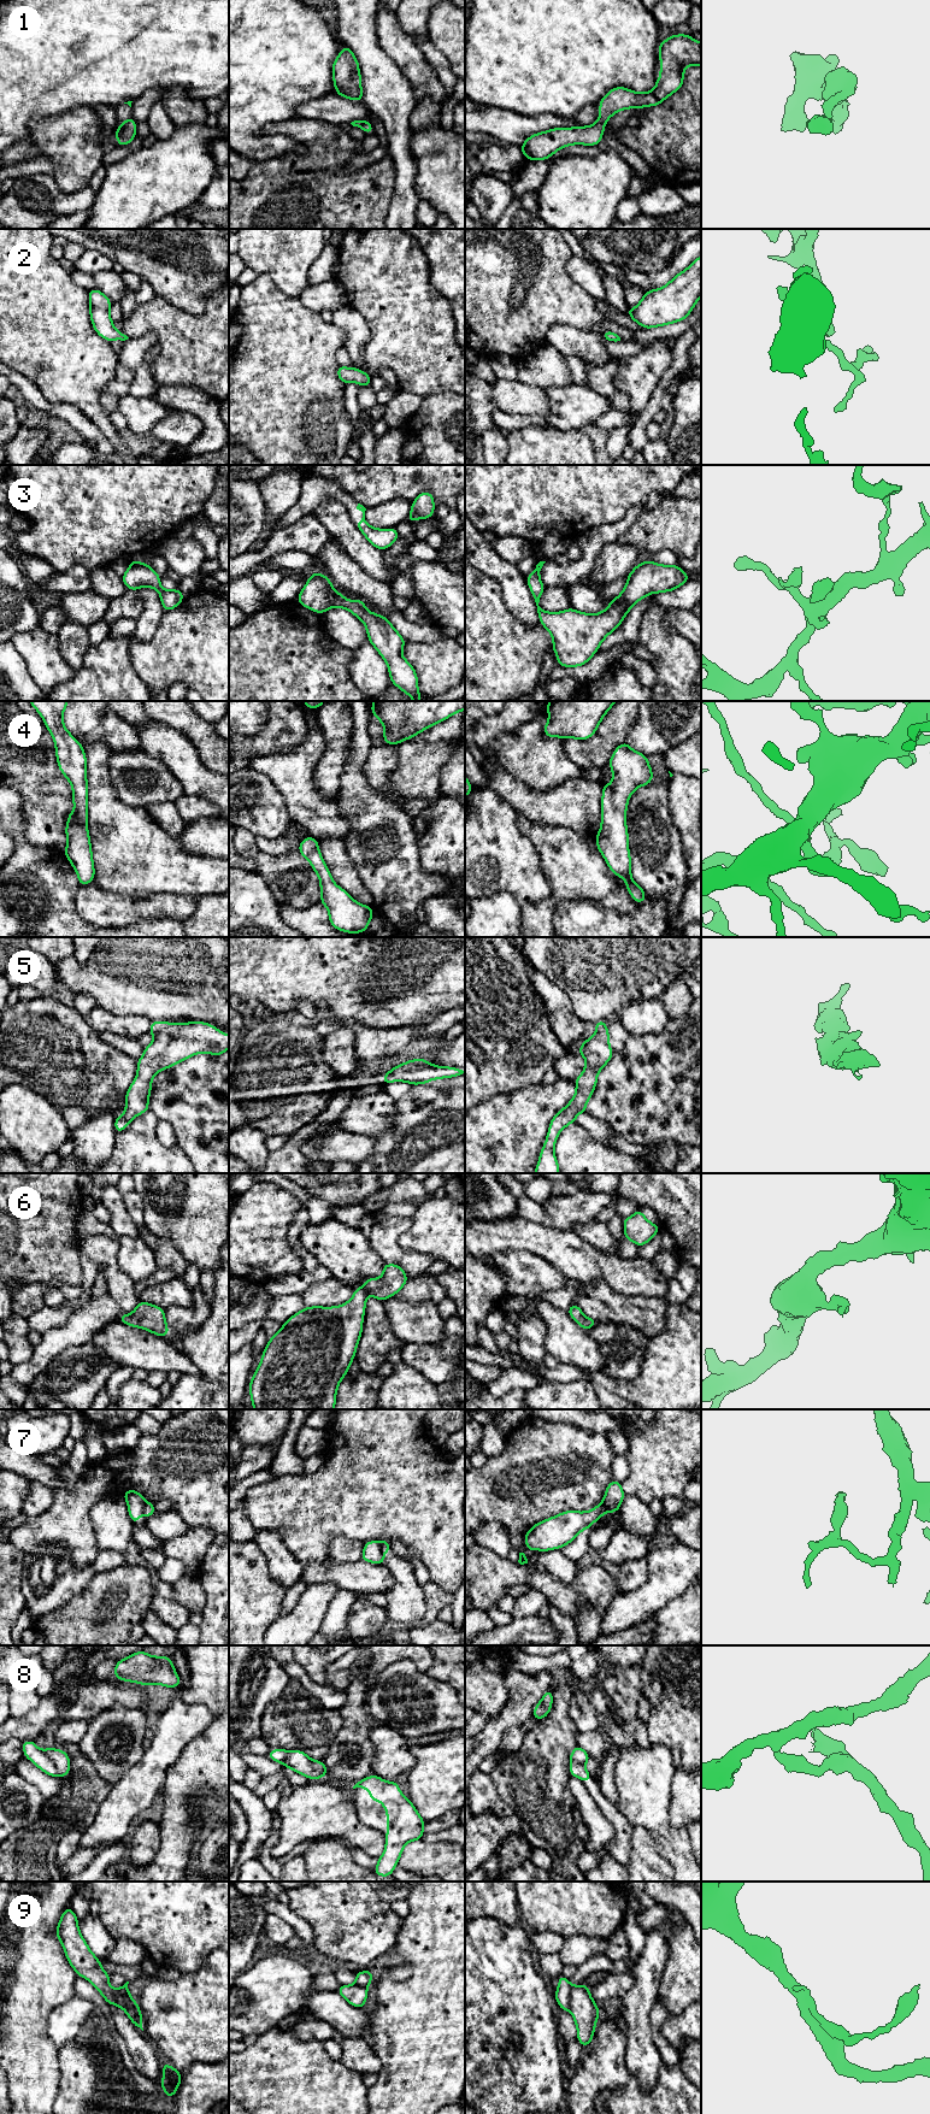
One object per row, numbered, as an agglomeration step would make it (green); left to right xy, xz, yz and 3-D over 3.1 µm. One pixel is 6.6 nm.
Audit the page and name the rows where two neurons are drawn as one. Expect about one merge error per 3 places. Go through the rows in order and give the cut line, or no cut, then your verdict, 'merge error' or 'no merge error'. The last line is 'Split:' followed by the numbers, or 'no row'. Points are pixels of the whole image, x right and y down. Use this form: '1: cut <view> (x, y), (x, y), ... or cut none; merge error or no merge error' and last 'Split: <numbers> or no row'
1: cut none; no merge error
2: cut none; no merge error
3: cut none; no merge error
4: cut none; no merge error
5: cut none; no merge error
6: cut none; no merge error
7: cut xz (378, 1543), (384, 1552); merge error
8: cut xy (37, 1749), (53, 1764), (58, 1774); merge error
9: cut yz (572, 1986), (569, 2009); merge error
Split: 7, 8, 9

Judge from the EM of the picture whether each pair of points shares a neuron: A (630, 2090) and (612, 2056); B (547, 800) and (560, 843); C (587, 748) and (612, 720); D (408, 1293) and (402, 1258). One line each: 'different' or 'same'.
A: different
B: different
C: same
D: different

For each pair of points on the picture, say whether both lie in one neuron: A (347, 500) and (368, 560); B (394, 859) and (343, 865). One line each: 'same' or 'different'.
A: different
B: different

